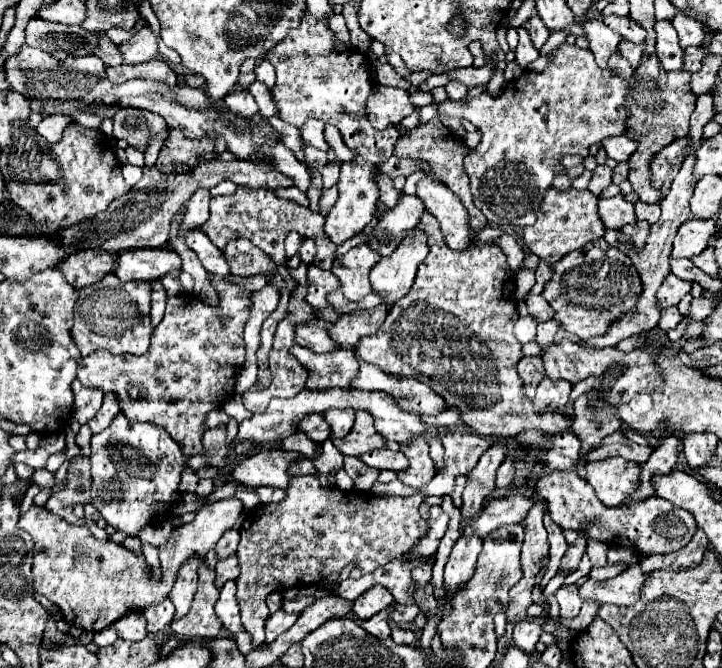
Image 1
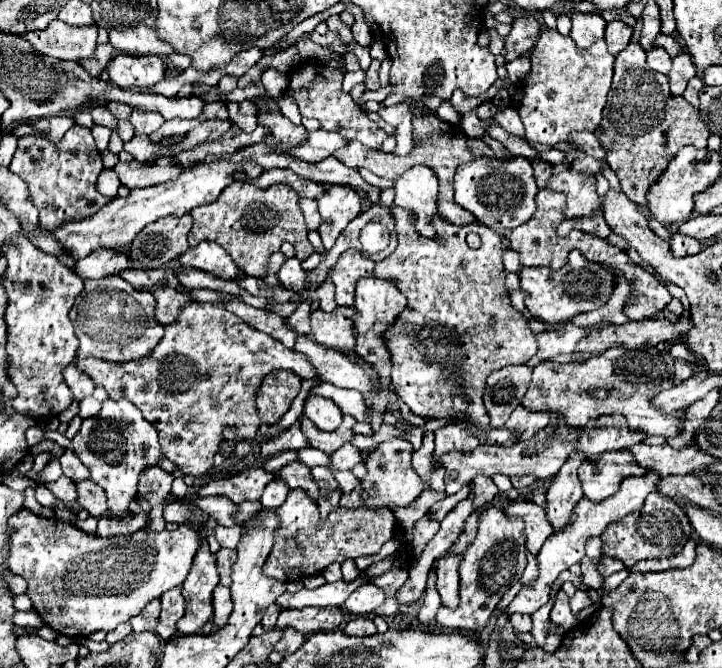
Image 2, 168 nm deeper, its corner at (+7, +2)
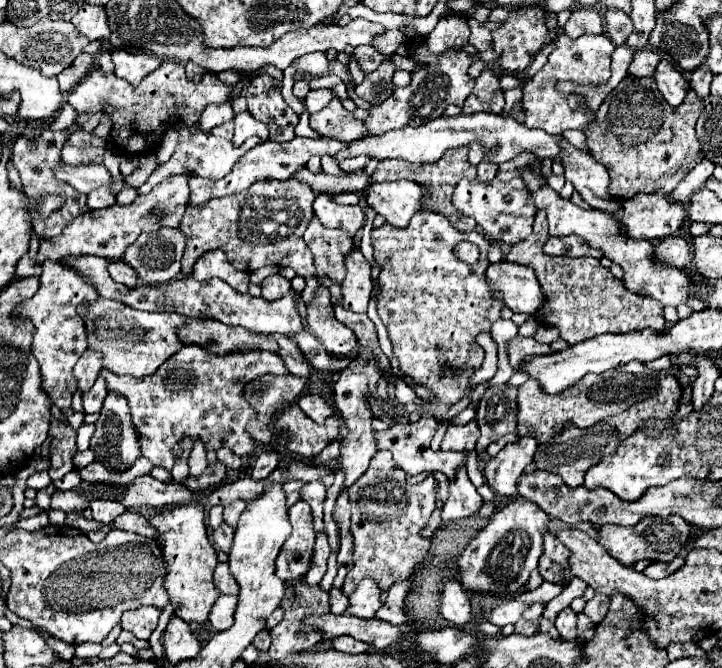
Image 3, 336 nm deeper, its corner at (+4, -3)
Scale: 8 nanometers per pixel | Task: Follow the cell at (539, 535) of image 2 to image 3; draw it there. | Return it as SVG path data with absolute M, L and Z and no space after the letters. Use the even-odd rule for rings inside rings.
M543 532L543 556L539 558L539 572L541 572L541 576L543 576L545 580L549 580L549 582L563 582L563 570L569 568L567 560L569 560L569 550L567 550L563 544L559 544L559 540L557 540L551 532ZM553 562L559 562L559 564L563 566L563 570L561 570L561 572L553 572L553 570L551 570L551 564L553 564Z

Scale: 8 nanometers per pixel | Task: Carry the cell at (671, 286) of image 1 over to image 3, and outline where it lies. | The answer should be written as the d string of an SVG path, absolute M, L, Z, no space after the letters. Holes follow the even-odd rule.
M537 212L531 236L519 244L513 244L511 252L507 254L509 262L525 264L535 270L535 276L547 296L547 304L535 314L541 324L557 326L561 338L569 344L593 338L599 332L633 332L645 328L661 332L665 328L663 304L659 304L659 300L651 300L649 296L635 296L629 292L623 280L615 278L609 268L599 264L597 258L555 258L543 254L543 246L549 238L547 216Z

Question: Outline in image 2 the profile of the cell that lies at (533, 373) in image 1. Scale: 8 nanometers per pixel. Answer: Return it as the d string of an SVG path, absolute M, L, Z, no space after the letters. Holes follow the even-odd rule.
M510 365L500 371L494 371L486 379L484 405L490 417L490 427L504 427L510 413L520 405L532 369L526 365Z

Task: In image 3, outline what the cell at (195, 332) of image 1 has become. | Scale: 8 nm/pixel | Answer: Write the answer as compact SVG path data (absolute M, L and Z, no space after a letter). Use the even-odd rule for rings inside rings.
M183 344L175 356L159 366L159 372L147 378L115 376L107 370L99 372L109 392L119 392L129 400L133 424L141 438L141 454L165 470L171 470L181 460L173 448L183 438L201 440L207 452L225 446L233 448L237 456L251 454L257 442L251 440L245 426L255 420L257 412L245 402L243 388L265 374L289 374L277 352L229 352L227 356L215 356L215 352L199 344Z

